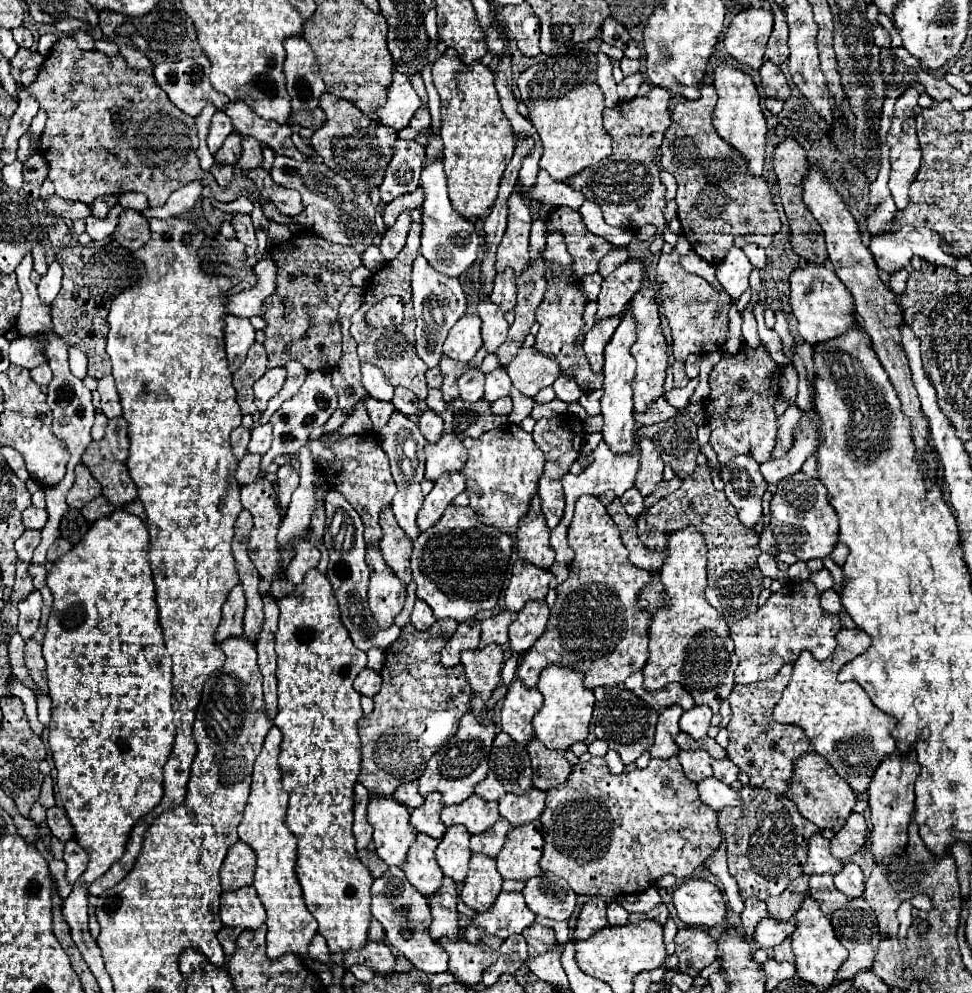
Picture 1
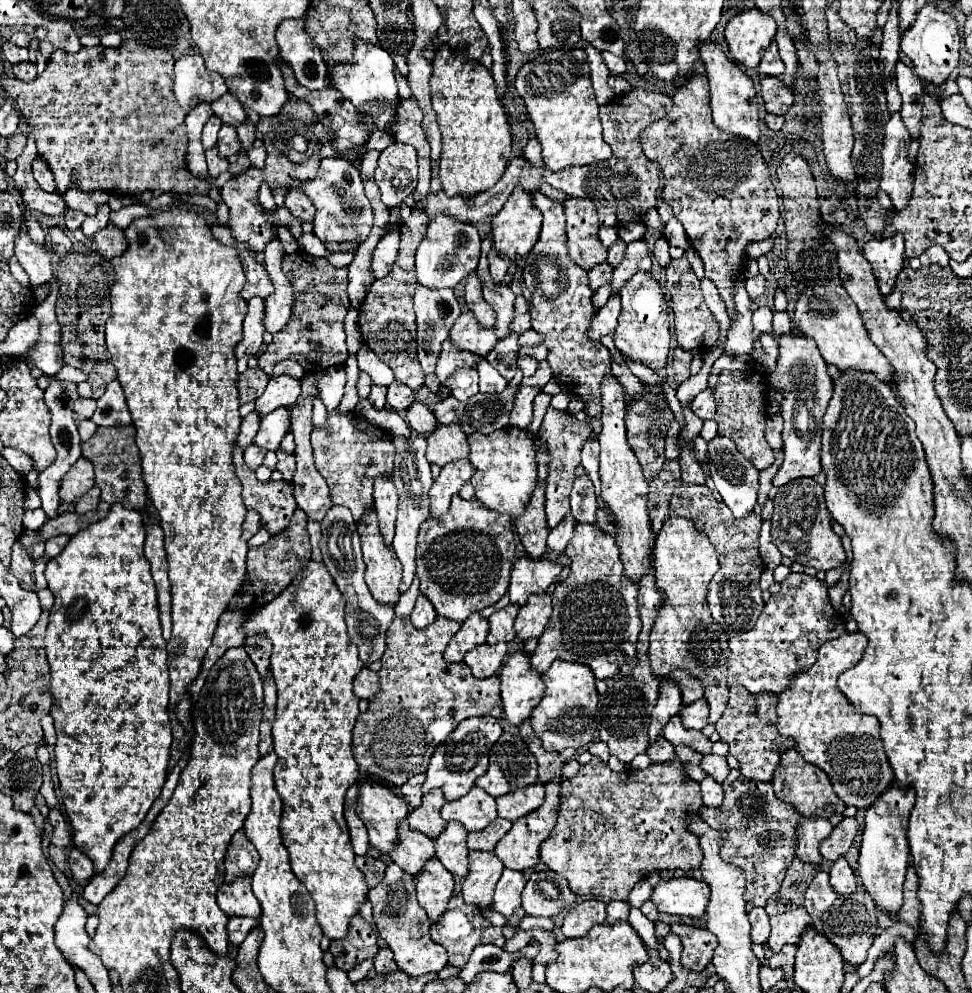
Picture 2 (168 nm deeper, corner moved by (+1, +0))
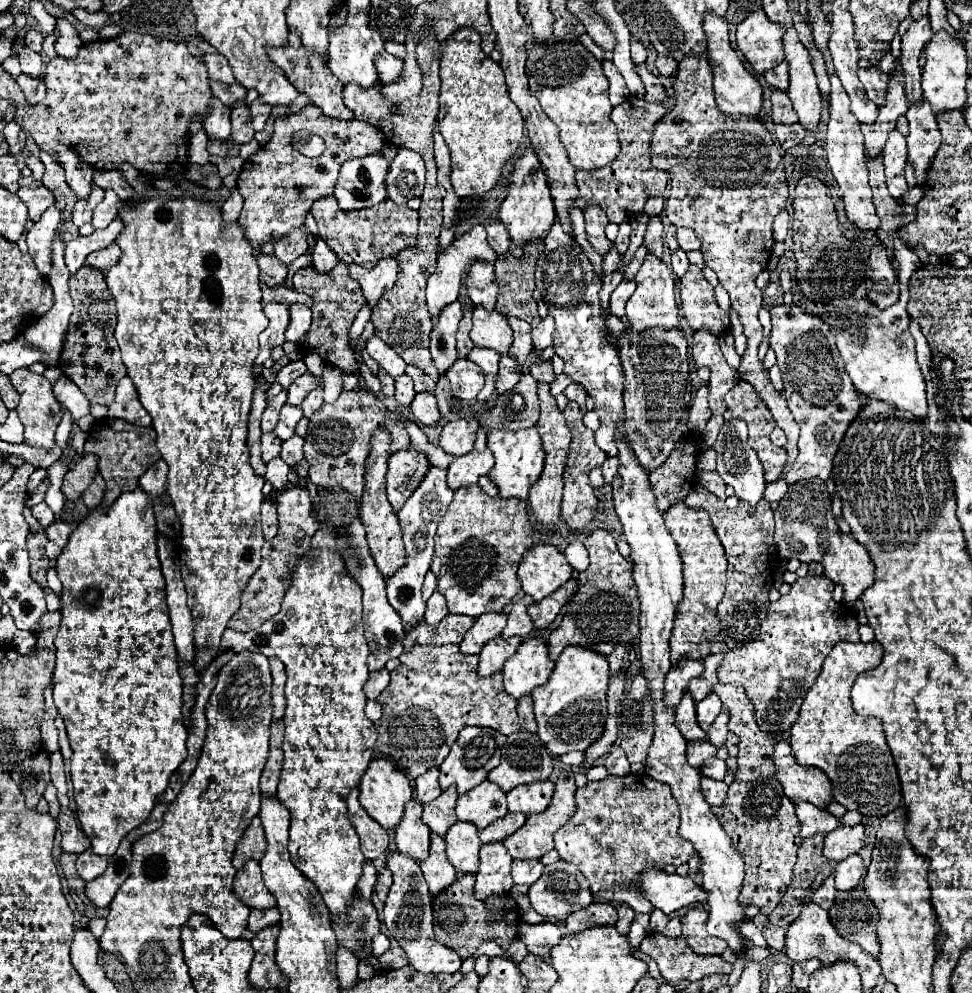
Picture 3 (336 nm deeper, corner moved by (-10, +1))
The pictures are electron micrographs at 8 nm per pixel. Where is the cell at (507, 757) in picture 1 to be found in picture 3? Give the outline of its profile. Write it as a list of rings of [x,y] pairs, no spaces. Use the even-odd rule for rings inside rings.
[[[525,730],[507,736],[505,748],[501,750],[501,764],[489,772],[489,780],[501,786],[503,792],[513,790],[519,784],[535,780],[547,780],[553,770],[553,756],[537,740],[537,734]]]

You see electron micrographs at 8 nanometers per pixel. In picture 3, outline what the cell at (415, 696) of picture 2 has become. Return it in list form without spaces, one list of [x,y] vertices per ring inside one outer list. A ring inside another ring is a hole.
[[[447,614],[437,626],[421,620],[405,630],[401,666],[391,672],[389,686],[377,698],[383,706],[383,716],[375,722],[379,738],[373,756],[391,760],[395,768],[413,780],[441,766],[465,726],[493,728],[505,736],[519,730],[517,702],[507,696],[503,676],[481,678],[477,674],[477,656],[461,656],[459,652],[459,642],[473,622],[469,616]]]

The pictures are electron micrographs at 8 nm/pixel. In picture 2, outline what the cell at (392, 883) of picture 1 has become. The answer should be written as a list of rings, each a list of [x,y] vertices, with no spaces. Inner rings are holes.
[[[390,863],[386,867],[382,881],[374,889],[368,891],[368,899],[370,899],[372,911],[374,911],[376,931],[386,941],[386,945],[392,949],[394,961],[400,971],[404,971],[412,977],[426,975],[426,973],[440,973],[448,965],[446,949],[442,949],[440,945],[436,945],[430,939],[428,931],[430,931],[432,921],[428,919],[426,911],[418,905],[414,893],[416,893],[416,879],[410,877],[396,863]]]

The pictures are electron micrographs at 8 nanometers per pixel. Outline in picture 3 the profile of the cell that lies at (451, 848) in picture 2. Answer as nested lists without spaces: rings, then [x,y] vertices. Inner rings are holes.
[[[455,822],[449,828],[445,842],[447,842],[447,858],[455,866],[455,870],[463,874],[477,872],[481,842],[479,842],[475,824]]]

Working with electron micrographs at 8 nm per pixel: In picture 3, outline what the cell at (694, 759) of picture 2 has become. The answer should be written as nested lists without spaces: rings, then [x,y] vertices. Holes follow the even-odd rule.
[[[709,740],[689,742],[687,744],[687,762],[699,770],[707,758],[715,756],[715,752],[717,752],[717,748],[713,748],[713,744],[709,744]]]

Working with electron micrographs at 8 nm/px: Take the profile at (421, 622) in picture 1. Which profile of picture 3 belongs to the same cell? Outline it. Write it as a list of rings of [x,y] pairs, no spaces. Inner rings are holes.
[[[435,590],[435,592],[431,594],[431,598],[427,600],[425,622],[427,622],[429,626],[435,626],[435,624],[439,624],[447,614],[449,614],[449,610],[447,610],[445,598],[443,598],[443,594],[439,594],[439,592]]]

